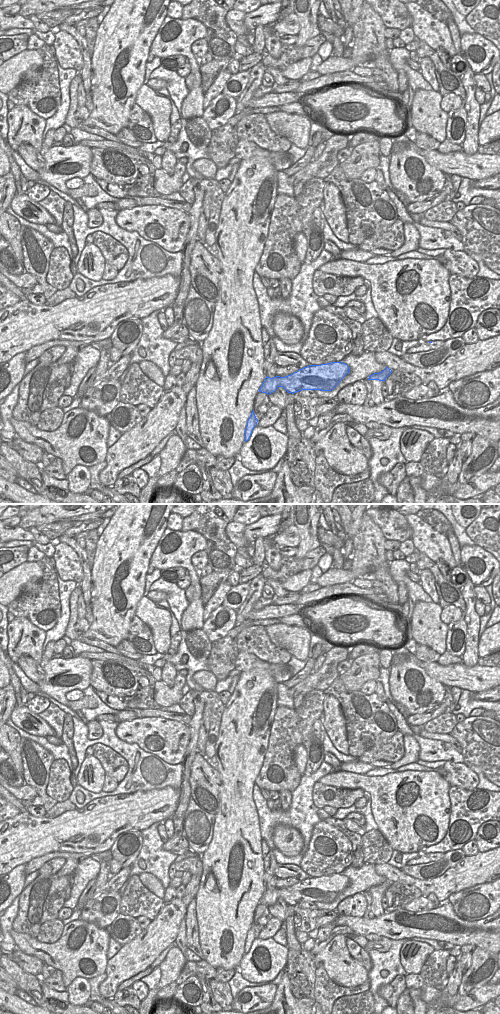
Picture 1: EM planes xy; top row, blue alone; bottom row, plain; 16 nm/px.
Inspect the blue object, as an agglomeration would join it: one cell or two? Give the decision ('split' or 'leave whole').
leave whole

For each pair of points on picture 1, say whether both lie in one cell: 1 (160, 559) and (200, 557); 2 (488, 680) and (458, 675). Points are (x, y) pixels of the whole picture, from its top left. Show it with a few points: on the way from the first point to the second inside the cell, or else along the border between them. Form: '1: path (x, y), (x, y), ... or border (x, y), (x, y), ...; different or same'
1: border (203, 549), (191, 557), (191, 564), (198, 572); different
2: path (481, 676), (465, 675); same

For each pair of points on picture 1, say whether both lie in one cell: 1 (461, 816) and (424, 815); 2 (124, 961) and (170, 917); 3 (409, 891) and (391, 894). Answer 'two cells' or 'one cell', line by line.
1: two cells
2: one cell
3: one cell

